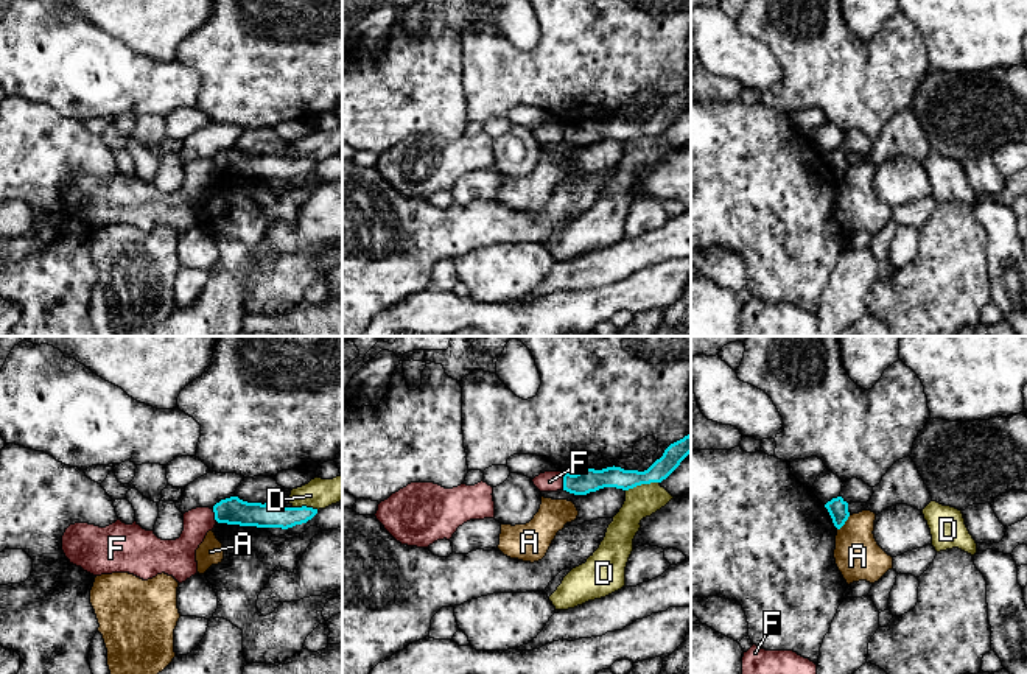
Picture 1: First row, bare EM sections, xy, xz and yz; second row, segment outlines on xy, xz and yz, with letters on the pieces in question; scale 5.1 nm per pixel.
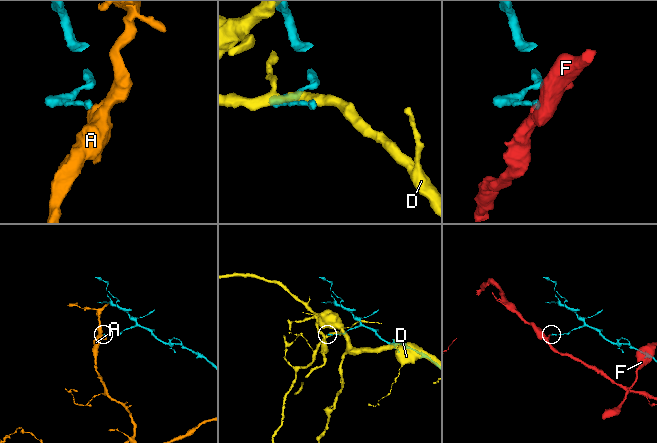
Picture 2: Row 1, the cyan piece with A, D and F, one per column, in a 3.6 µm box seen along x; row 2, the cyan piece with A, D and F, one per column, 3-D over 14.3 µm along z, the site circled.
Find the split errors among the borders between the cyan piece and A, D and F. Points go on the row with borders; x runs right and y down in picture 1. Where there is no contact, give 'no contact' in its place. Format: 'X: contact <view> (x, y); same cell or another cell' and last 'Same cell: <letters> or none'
A: contact yz (844, 523); another cell
D: contact xz (641, 483); another cell
F: contact xz (564, 481); another cell
Same cell: none

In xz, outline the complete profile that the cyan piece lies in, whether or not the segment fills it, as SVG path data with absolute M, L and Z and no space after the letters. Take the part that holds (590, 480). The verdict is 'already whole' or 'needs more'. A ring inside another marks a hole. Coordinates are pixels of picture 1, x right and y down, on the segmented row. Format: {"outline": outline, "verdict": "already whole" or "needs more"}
{"outline": "M691 433L683 439L671 444L663 456L657 459L647 470L624 470L621 467L607 467L602 470L587 469L576 475L563 475L563 490L574 495L587 495L604 487L616 487L622 490L633 489L641 484L661 483L680 462L691 453Z", "verdict": "already whole"}

